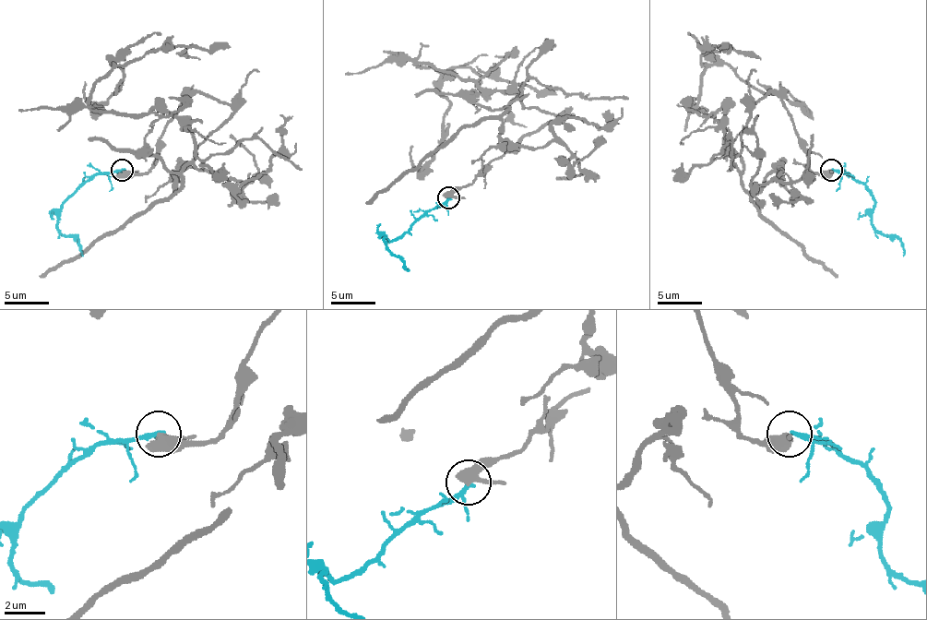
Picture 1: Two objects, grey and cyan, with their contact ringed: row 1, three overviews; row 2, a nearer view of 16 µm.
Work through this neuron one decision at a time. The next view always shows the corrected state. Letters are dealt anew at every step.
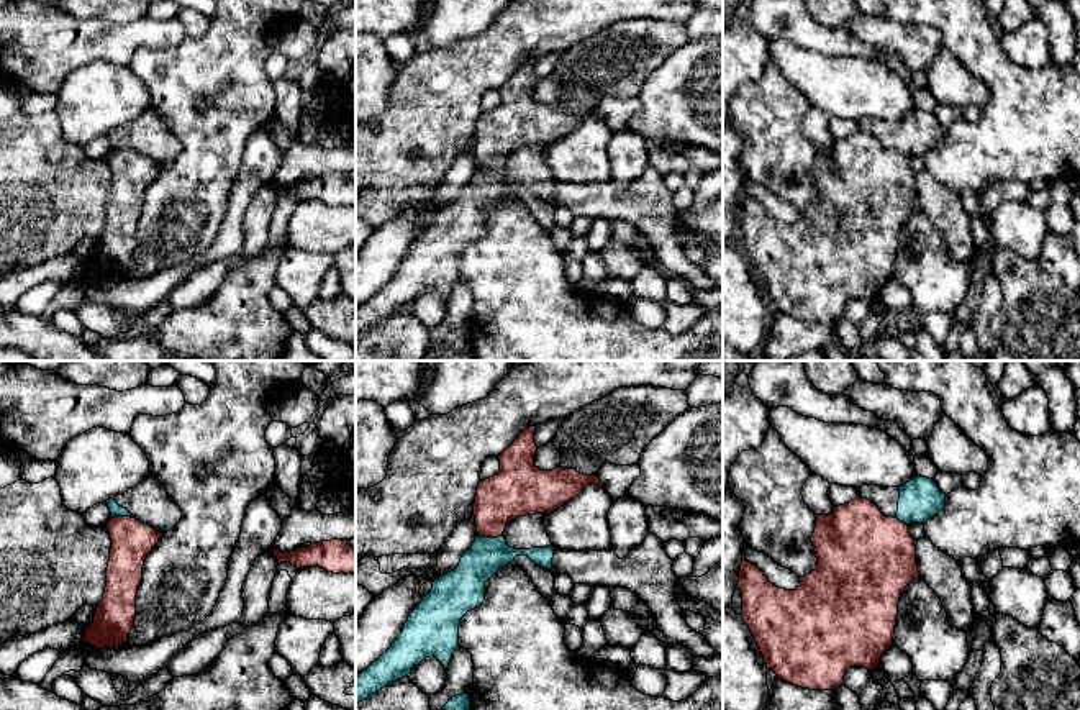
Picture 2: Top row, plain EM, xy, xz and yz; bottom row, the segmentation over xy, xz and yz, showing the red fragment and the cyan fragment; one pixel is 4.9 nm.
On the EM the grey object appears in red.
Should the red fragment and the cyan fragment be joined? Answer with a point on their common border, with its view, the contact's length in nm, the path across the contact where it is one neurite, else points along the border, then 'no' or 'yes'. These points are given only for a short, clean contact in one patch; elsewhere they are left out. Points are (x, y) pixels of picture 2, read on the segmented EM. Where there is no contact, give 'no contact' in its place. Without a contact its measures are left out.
meets red in xz at (490, 537); contact 120 nm long; border along xz (479, 535), (502, 537); no

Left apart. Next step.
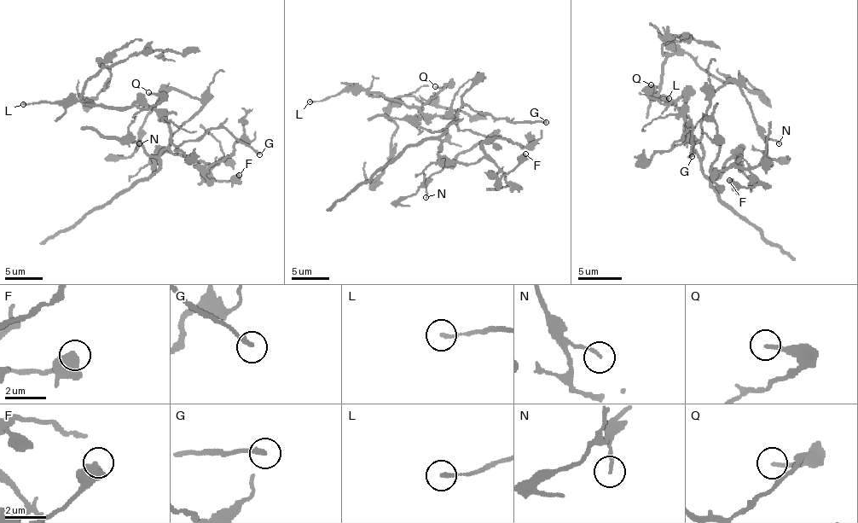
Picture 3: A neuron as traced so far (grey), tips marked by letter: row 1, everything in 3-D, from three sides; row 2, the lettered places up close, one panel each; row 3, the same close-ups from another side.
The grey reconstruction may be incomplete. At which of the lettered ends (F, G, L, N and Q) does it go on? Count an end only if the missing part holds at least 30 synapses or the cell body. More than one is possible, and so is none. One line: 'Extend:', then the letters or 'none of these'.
Extend: none of these

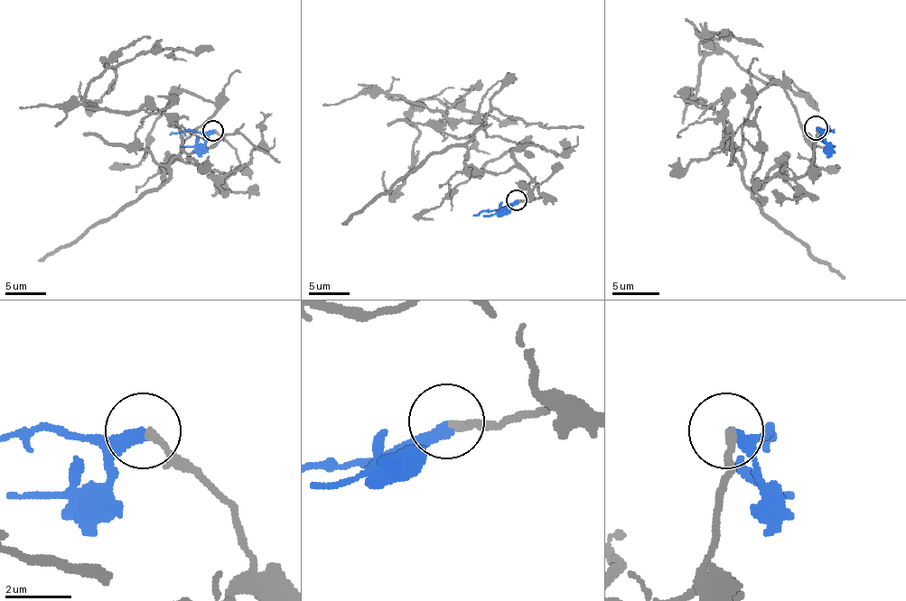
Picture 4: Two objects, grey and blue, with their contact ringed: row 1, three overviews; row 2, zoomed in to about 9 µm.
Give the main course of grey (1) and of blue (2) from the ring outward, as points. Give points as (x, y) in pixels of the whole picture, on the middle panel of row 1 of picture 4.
1: (517, 199), (544, 195), (465, 162), (484, 124), (396, 97), (418, 129), (410, 175), (391, 191), (383, 171)
2: (517, 199), (499, 209), (486, 209), (473, 216)

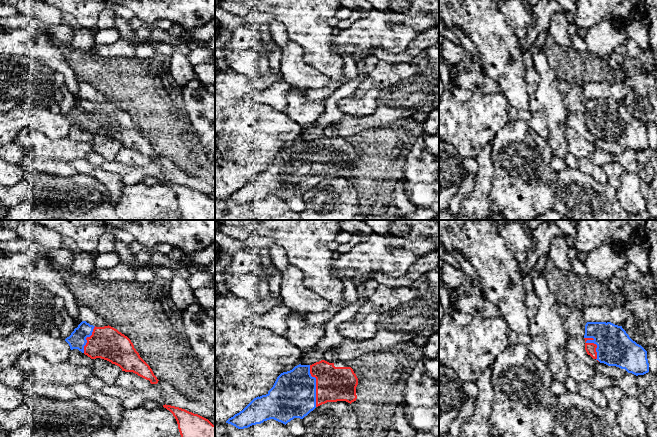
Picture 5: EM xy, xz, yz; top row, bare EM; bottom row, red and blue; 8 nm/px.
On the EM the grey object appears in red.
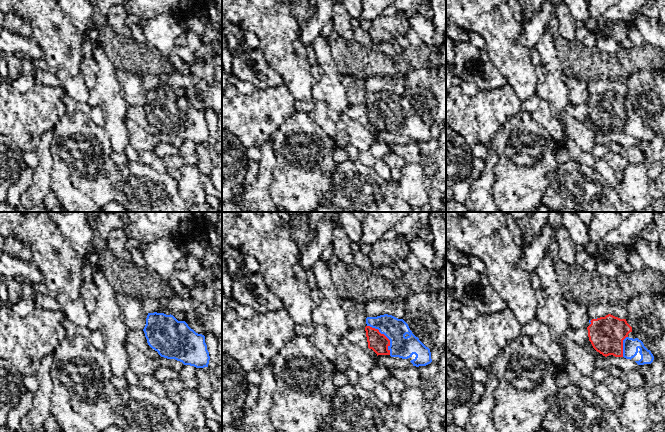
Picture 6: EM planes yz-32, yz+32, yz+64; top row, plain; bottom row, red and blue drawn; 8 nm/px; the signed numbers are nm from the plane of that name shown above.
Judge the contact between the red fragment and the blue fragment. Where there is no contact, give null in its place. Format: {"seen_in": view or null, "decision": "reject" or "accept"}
{"seen_in": "yz", "decision": "accept"}

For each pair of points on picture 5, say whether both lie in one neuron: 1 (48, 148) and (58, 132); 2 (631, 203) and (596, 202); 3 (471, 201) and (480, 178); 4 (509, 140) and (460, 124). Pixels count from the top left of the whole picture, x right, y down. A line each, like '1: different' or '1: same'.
1: different
2: different
3: same
4: different

